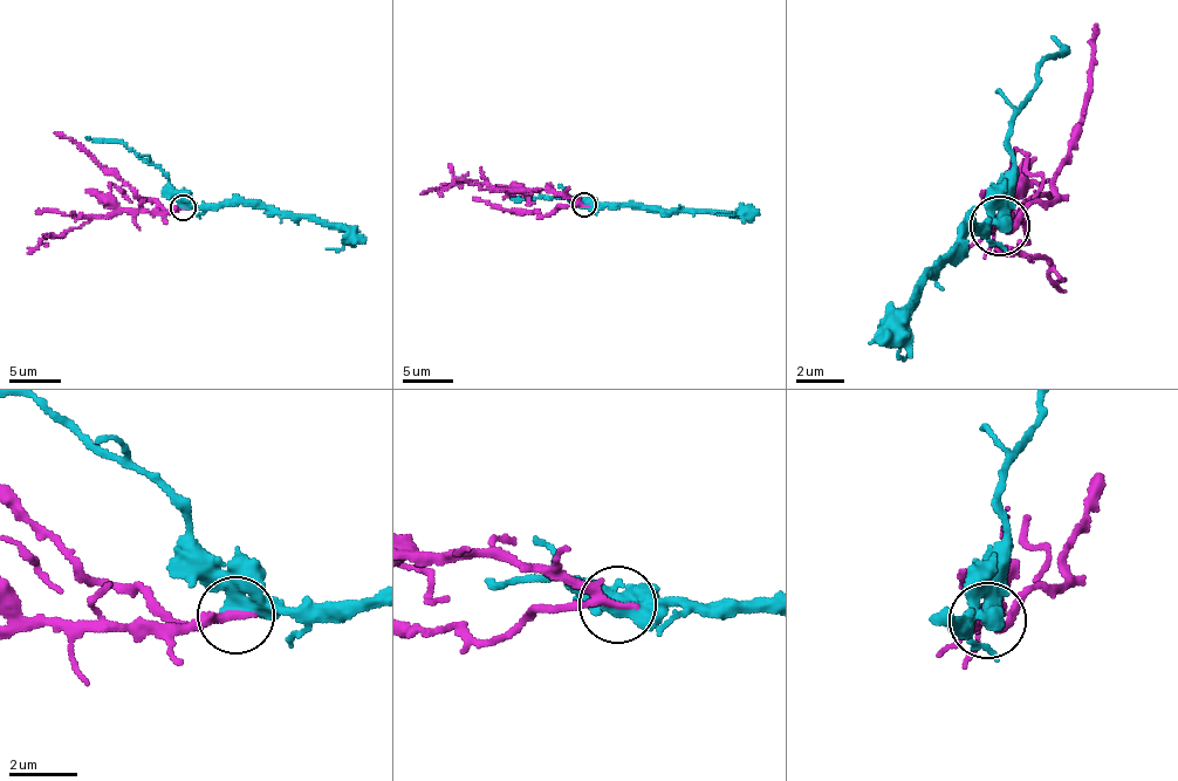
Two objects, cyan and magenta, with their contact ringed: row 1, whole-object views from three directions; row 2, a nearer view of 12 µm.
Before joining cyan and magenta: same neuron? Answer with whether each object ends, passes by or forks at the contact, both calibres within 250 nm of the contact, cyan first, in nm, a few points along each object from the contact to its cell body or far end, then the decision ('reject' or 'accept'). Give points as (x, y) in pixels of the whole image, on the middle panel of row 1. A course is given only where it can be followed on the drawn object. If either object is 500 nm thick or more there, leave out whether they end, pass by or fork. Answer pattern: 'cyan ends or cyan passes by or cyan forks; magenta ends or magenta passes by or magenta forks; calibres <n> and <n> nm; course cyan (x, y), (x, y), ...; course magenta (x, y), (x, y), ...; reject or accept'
cyan passes by; magenta passes by; calibres 420 and 220 nm; course cyan (584, 205), (717, 214); course magenta (584, 205), (545, 190), (481, 189), (465, 182), (420, 193); accept

